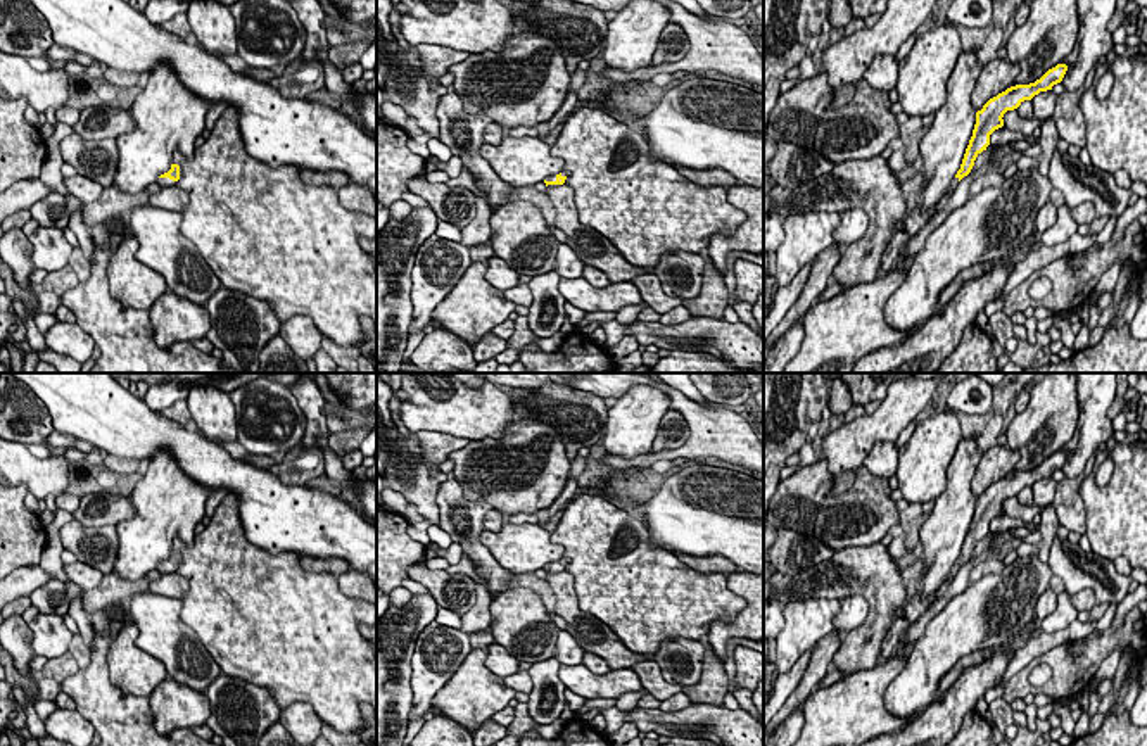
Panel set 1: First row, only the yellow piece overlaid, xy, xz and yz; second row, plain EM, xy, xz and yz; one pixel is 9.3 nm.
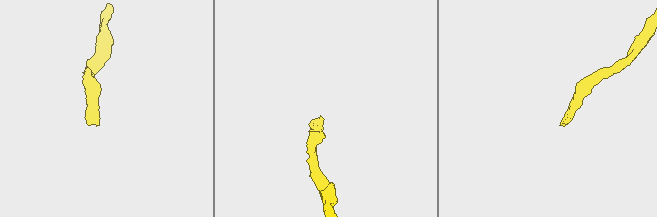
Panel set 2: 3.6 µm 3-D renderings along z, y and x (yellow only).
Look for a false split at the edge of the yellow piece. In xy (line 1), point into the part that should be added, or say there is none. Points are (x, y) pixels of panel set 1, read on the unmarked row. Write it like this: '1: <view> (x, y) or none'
1: xy (164, 568)

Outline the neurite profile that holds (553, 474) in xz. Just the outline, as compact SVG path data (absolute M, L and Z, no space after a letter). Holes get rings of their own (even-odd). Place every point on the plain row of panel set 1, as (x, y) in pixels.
M518 418L501 439L472 440L447 456L454 463L454 478L468 501L487 503L501 515L532 515L546 511L565 489L570 461L560 433L544 421Z

